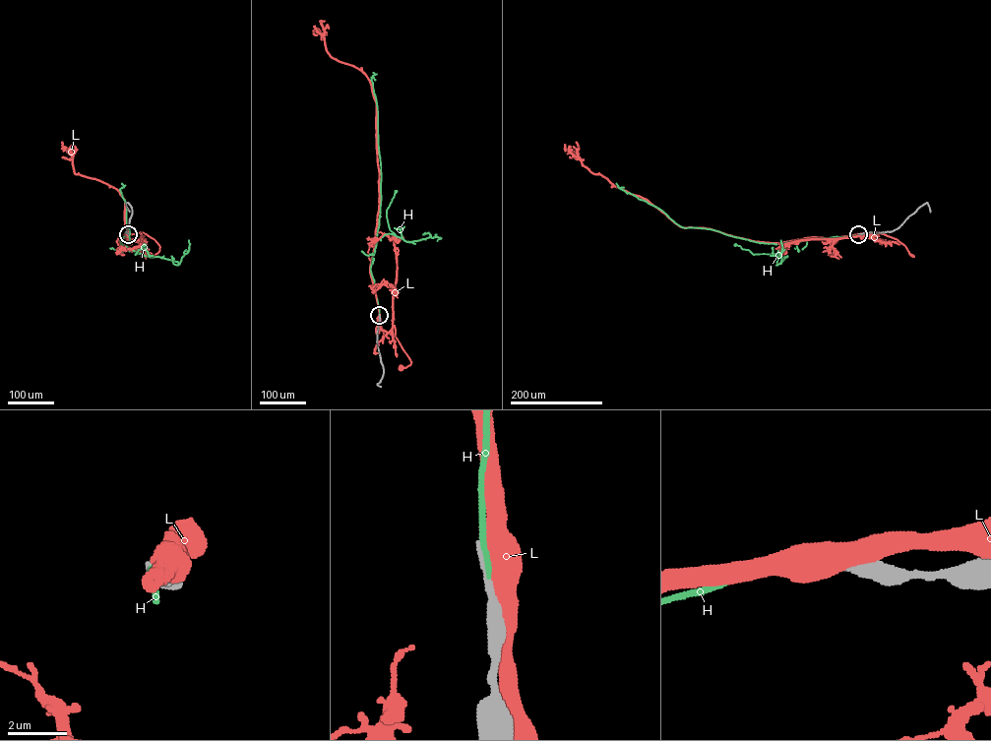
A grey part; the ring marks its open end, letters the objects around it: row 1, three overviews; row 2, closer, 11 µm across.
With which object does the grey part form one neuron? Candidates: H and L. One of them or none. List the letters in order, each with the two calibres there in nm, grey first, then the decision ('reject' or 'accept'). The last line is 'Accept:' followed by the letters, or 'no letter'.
H: calibres 240 and 200 nm; reject
L: calibres 240 and 650 nm; reject
Accept: no letter

